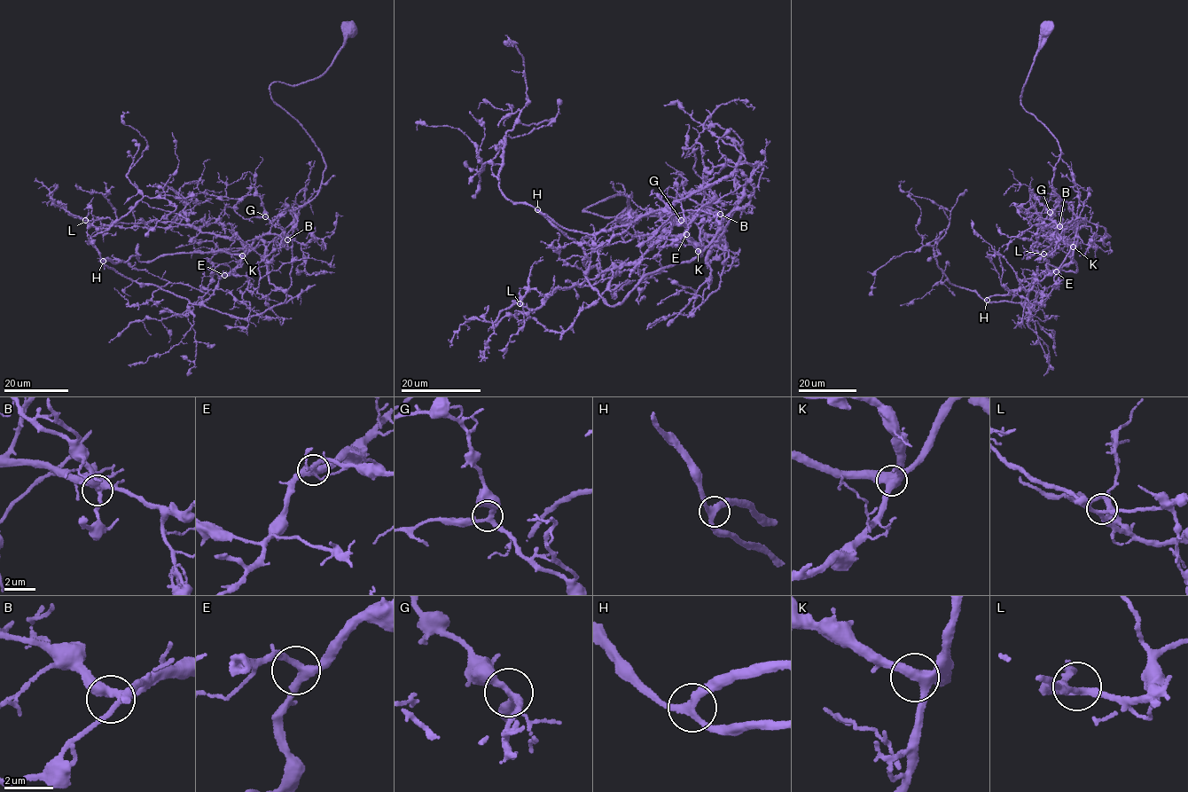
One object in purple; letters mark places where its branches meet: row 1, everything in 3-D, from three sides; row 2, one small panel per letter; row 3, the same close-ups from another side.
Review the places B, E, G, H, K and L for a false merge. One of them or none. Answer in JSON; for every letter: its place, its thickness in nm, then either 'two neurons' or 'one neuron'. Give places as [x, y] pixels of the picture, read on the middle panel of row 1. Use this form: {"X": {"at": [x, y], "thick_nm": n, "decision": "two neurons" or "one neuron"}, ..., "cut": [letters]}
{"B": {"at": [720, 214], "thick_nm": 320, "decision": "one neuron"}, "E": {"at": [686, 234], "thick_nm": 320, "decision": "one neuron"}, "G": {"at": [681, 220], "thick_nm": 260, "decision": "one neuron"}, "H": {"at": [537, 209], "thick_nm": 280, "decision": "one neuron"}, "K": {"at": [698, 251], "thick_nm": 400, "decision": "one neuron"}, "L": {"at": [519, 303], "thick_nm": 240, "decision": "one neuron"}, "cut": []}

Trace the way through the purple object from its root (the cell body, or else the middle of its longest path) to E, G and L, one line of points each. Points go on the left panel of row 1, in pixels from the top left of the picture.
E: (351, 29), (321, 74), (269, 86), (321, 153), (317, 195), (277, 216), (224, 275)
G: (351, 29), (321, 74), (269, 86), (325, 170), (317, 195), (275, 219), (269, 232), (287, 239), (265, 216)
L: (351, 29), (321, 74), (269, 86), (325, 170), (317, 195), (245, 254), (239, 239), (174, 222), (85, 220)

